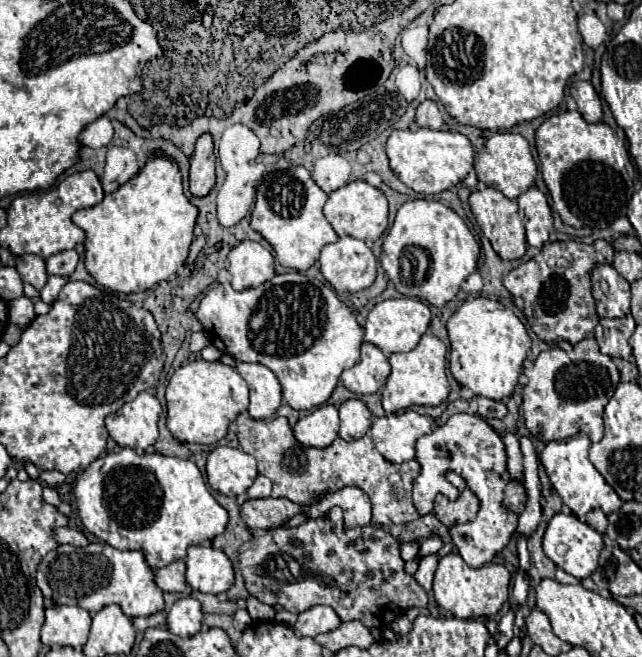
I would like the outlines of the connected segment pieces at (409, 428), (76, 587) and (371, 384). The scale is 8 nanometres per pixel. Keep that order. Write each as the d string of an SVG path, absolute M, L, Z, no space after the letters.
M413 409L387 413L377 417L371 425L371 435L377 451L391 463L403 463L415 457L415 443L419 437L433 431L429 417Z
M89 543L87 547L59 545L55 551L49 551L37 567L37 585L43 591L47 601L59 605L79 605L91 615L101 611L105 605L119 605L127 617L151 615L163 609L163 591L153 583L153 569L145 563L141 551L119 551L107 543Z
M363 343L359 363L351 369L345 369L341 373L341 381L355 395L377 393L379 387L385 385L389 371L391 369L389 369L389 361L385 353L373 343Z

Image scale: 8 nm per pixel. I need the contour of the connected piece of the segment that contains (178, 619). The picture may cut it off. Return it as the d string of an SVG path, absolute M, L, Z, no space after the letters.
M183 597L173 603L167 615L167 627L179 637L191 637L201 629L203 611L195 597Z

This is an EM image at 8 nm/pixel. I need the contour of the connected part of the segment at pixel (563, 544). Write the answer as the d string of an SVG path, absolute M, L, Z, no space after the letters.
M565 513L553 515L553 519L549 521L547 531L543 535L543 551L545 551L545 555L557 567L561 567L563 571L567 571L569 575L573 575L577 579L585 579L595 571L601 547L603 547L601 535L595 529L591 529L589 525L581 523L575 515L565 515Z

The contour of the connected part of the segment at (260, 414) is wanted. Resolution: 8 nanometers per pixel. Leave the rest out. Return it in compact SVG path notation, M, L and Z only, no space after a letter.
M237 363L237 373L249 385L249 415L253 419L269 419L281 405L281 385L271 369L261 363Z

